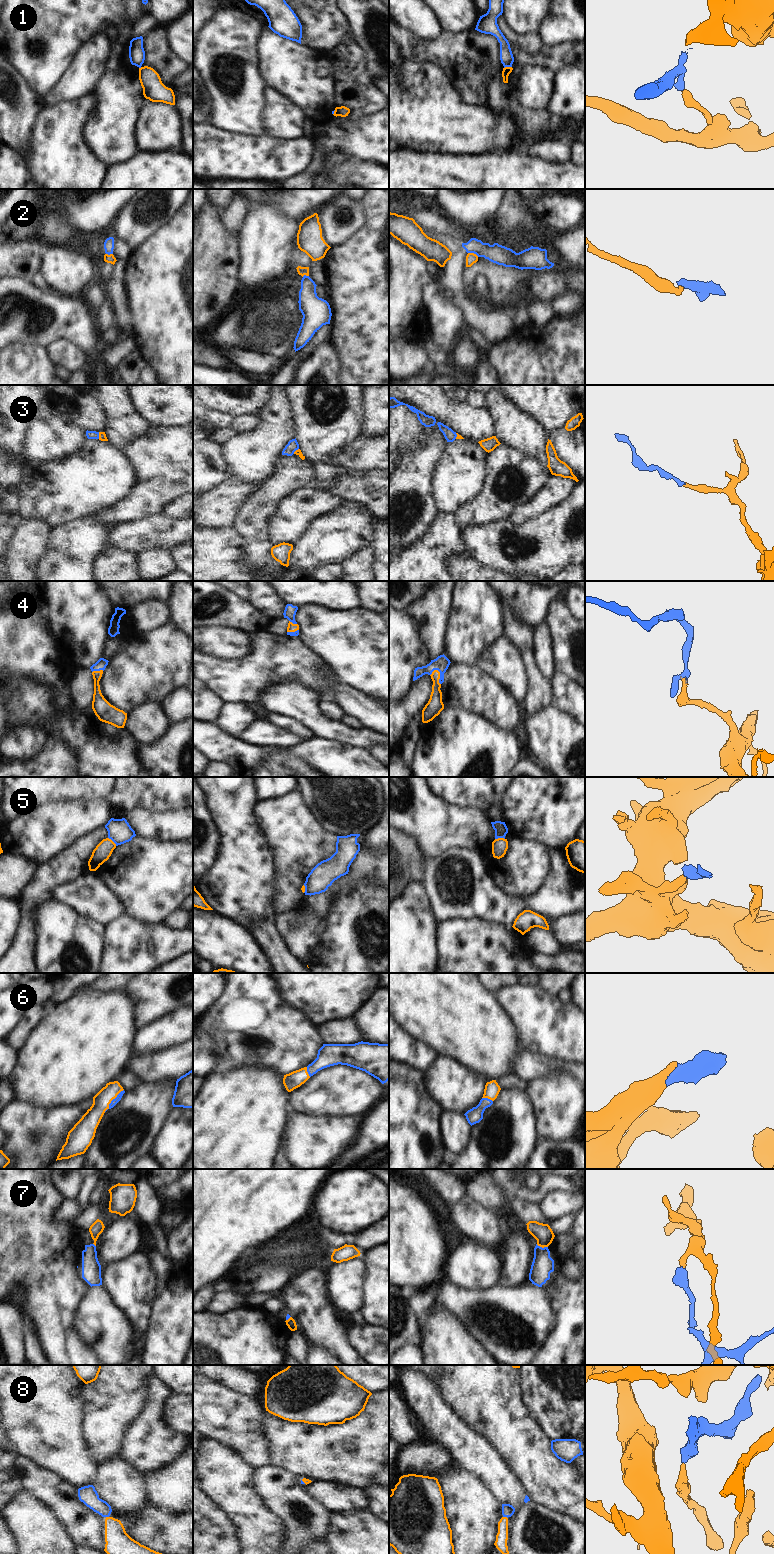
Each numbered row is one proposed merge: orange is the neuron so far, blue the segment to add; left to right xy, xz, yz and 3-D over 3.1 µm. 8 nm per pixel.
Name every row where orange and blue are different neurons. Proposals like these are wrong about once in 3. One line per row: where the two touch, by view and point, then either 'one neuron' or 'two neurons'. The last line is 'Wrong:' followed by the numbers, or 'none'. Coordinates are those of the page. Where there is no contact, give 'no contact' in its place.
1: meets orange in yz at (507, 67); two neurons
2: meets orange in yz at (473, 253); two neurons
3: meets orange in xy at (99, 435); one neuron
4: meets orange in yz at (439, 676); one neuron
5: meets orange in yz at (499, 838); two neurons
6: meets orange in xy at (112, 1099); one neuron
7: meets orange in yz at (542, 1247); two neurons
8: meets orange in yz at (505, 1517); one neuron
Wrong: 1, 2, 5, 7

